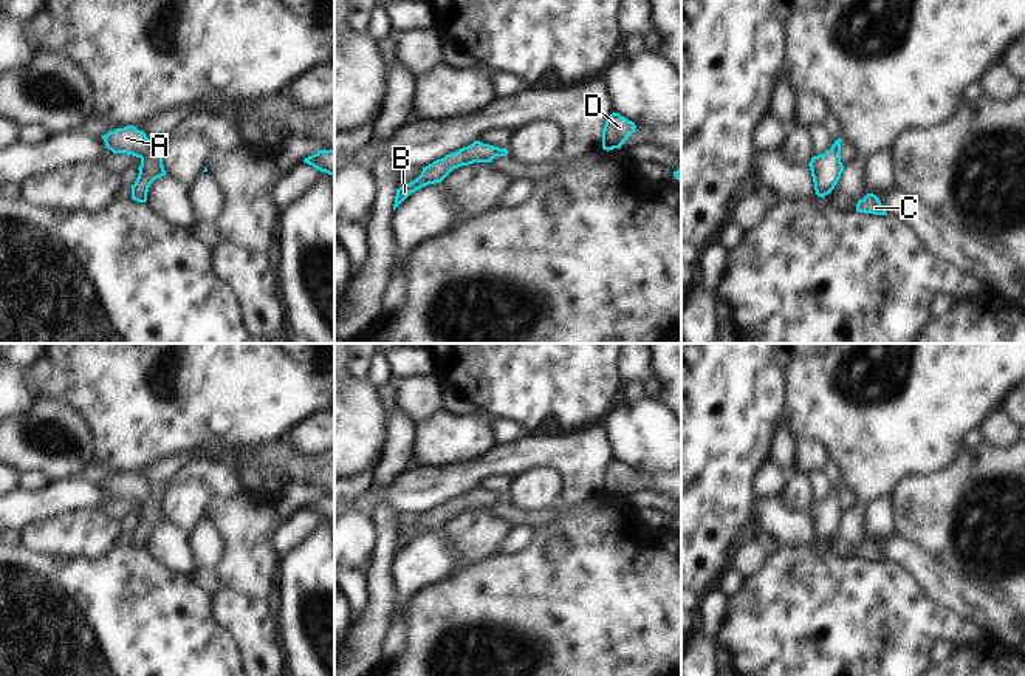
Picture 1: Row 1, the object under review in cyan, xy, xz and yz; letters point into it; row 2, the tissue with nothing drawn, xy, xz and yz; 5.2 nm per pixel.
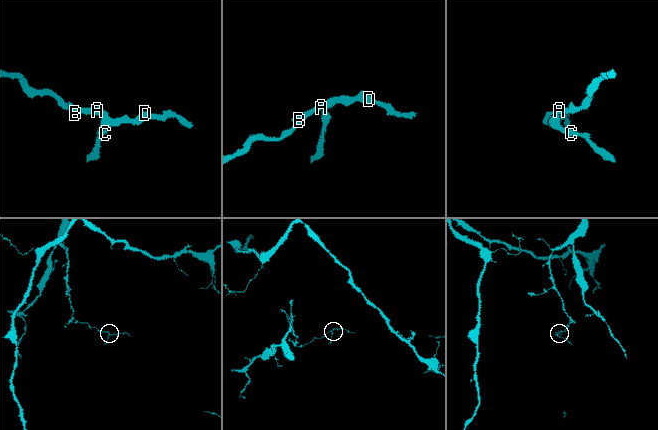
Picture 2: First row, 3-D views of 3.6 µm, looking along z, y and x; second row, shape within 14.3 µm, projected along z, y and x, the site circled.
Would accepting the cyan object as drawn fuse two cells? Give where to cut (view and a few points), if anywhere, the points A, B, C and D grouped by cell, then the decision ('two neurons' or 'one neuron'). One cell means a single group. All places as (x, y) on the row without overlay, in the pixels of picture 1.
no cut; A B C D; one neuron

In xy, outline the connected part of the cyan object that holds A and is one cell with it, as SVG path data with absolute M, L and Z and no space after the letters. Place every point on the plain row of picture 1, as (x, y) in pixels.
M133 472L108 478L102 486L113 500L127 500L141 506L138 524L132 532L132 546L146 549L150 531L156 524L166 523L161 490L149 486Z

